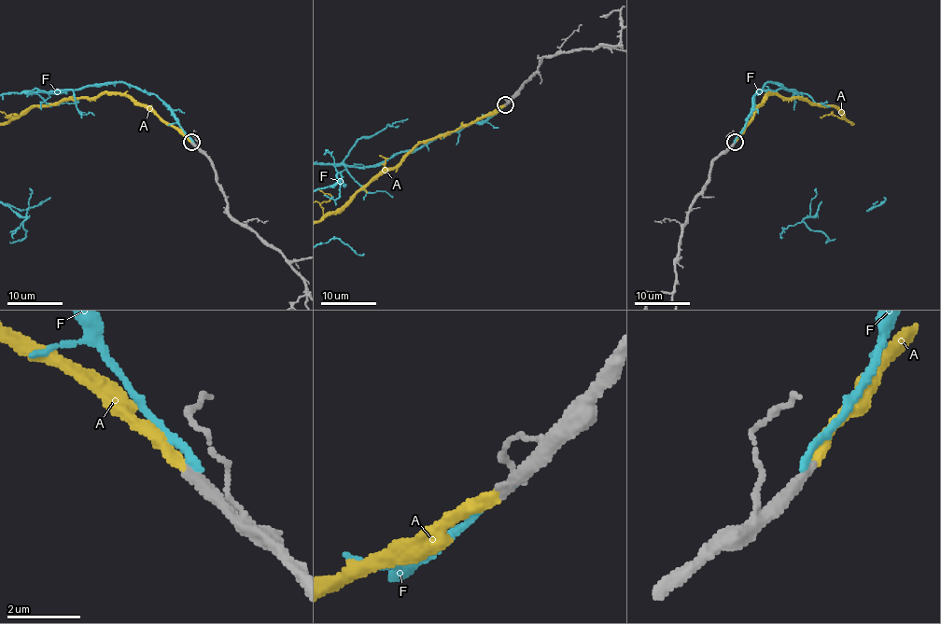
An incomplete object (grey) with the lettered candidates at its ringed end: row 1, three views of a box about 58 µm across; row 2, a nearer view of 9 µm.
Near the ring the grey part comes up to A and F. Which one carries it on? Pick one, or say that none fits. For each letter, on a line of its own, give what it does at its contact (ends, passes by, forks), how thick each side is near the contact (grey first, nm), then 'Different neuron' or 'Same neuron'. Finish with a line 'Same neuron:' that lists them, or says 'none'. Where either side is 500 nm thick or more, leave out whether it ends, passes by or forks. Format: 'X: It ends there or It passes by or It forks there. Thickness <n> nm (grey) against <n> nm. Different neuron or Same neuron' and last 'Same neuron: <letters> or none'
A: It ends there. Thickness 320 nm (grey) against 280 nm. Same neuron
F: It ends there. Thickness 360 nm (grey) against 200 nm. Different neuron
Same neuron: A

